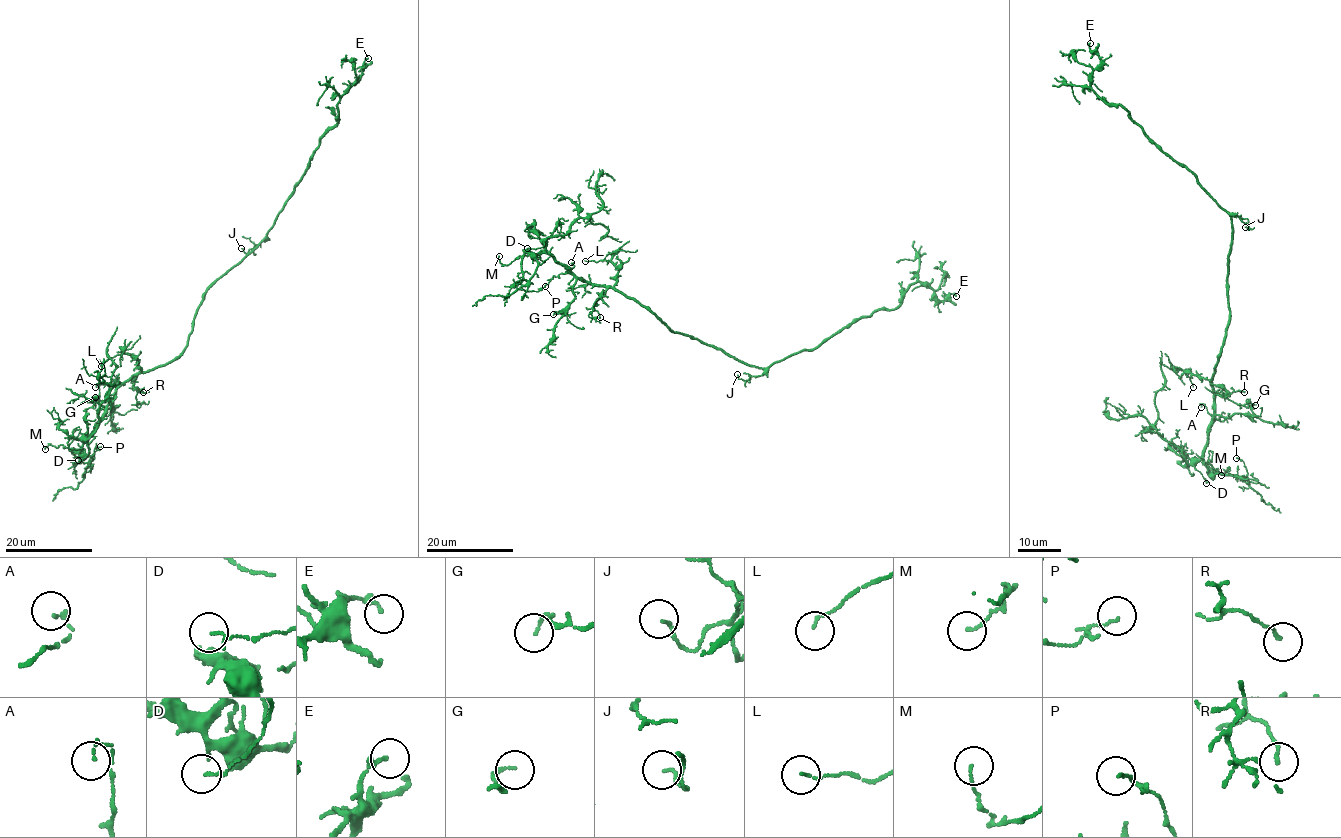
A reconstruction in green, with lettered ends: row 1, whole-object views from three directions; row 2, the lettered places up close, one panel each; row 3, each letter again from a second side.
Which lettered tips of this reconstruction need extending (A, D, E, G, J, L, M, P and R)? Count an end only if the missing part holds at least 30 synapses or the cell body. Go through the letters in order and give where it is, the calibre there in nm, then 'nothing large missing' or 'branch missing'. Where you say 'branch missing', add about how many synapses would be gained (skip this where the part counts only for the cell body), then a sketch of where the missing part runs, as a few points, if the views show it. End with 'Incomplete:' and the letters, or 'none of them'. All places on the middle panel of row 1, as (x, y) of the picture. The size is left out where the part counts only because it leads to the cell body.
A: place (571, 262); calibre 110 nm; nothing large missing
D: place (527, 248); calibre 120 nm; branch missing
E: place (956, 296); calibre 170 nm; nothing large missing
G: place (553, 314); calibre 100 nm; nothing large missing
J: place (737, 374); calibre 100 nm; nothing large missing
L: place (585, 261); calibre 80 nm; nothing large missing
M: place (499, 256); calibre 80 nm; nothing large missing
P: place (545, 286); calibre 100 nm; nothing large missing
R: place (600, 317); calibre 120 nm; nothing large missing
Incomplete: D

